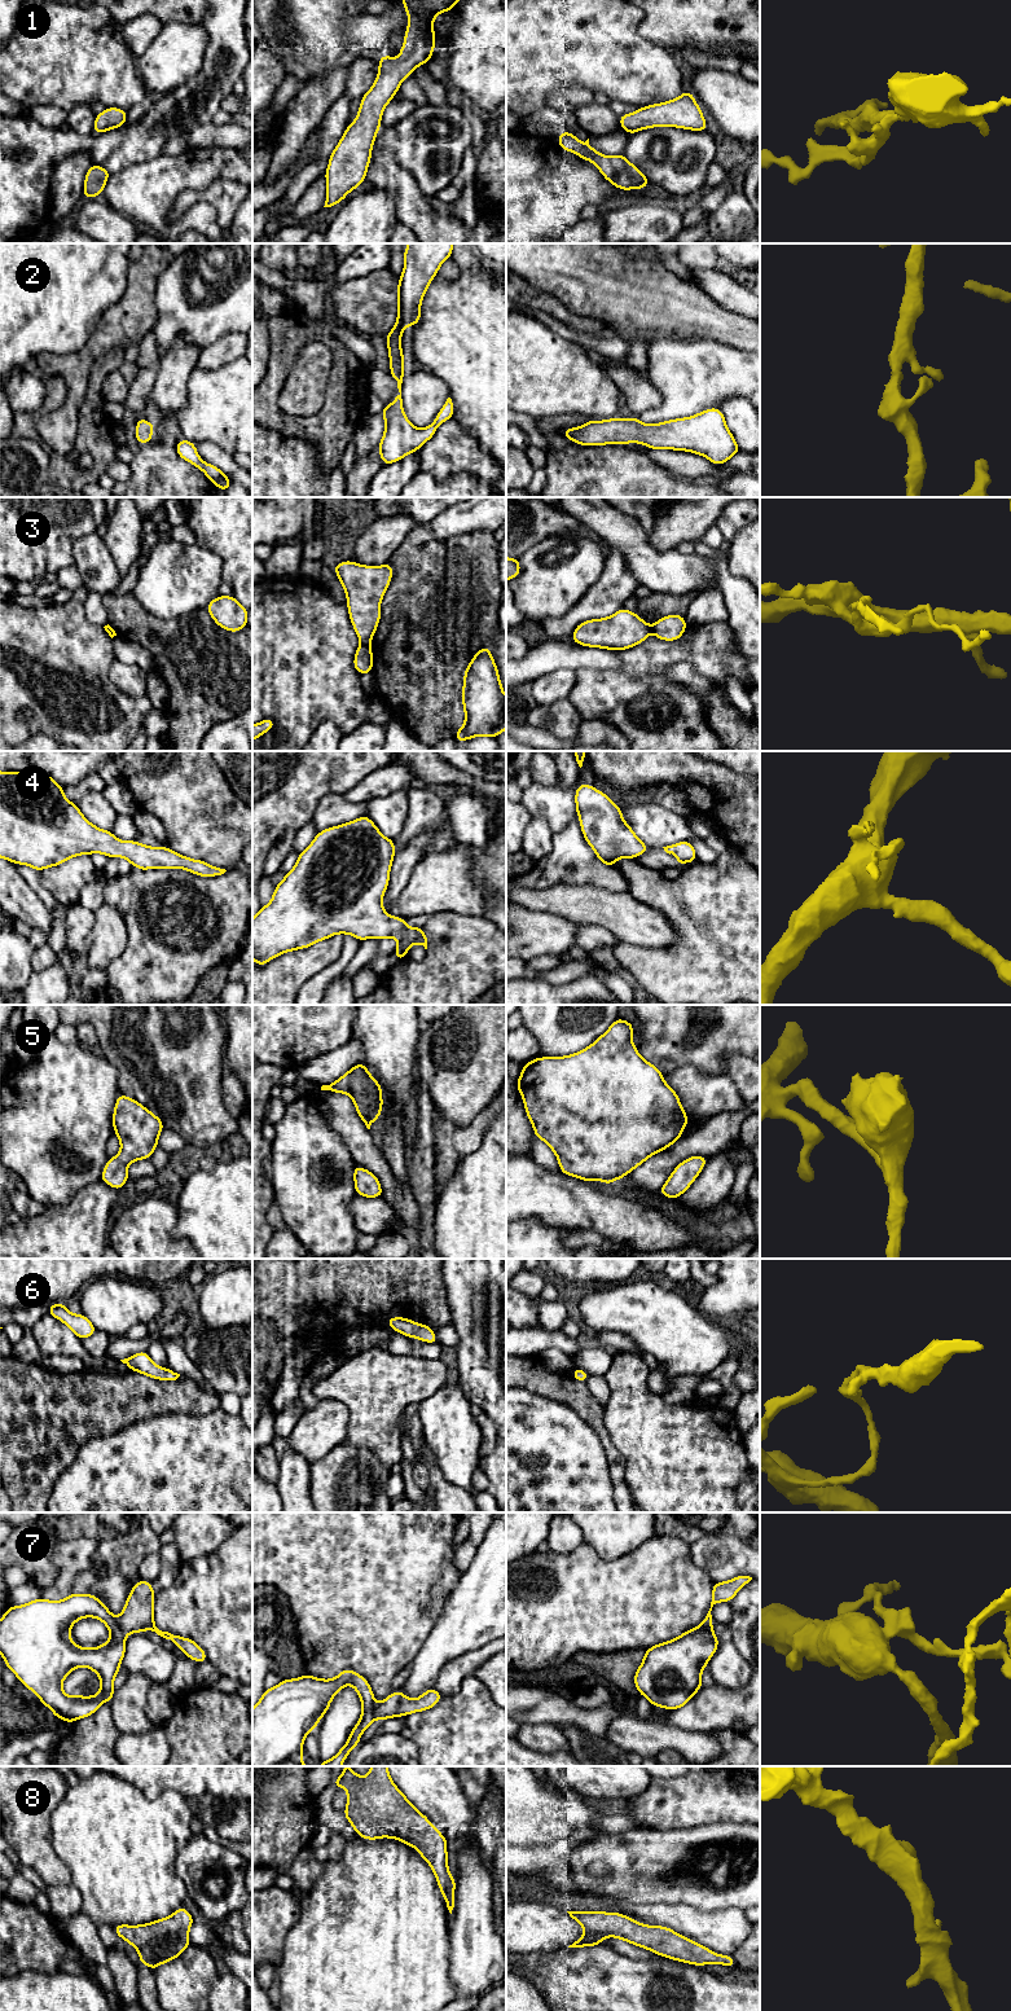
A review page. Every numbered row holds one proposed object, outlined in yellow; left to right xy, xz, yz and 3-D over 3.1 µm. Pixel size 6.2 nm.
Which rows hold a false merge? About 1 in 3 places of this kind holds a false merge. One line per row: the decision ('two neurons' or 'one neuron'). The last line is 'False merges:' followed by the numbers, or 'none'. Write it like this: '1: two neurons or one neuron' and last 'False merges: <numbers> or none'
1: one neuron
2: one neuron
3: two neurons
4: one neuron
5: one neuron
6: one neuron
7: two neurons
8: one neuron
False merges: 3, 7

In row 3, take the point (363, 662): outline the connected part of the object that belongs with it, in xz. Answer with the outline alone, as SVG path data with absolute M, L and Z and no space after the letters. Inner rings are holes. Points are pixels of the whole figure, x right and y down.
M360 645L356 649L353 667L359 675L373 672L373 651L369 645Z

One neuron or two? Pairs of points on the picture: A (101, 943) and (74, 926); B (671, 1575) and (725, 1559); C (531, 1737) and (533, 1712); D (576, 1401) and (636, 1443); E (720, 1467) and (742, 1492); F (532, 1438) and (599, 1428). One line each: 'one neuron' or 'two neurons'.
A: two neurons
B: two neurons
C: two neurons
D: two neurons
E: two neurons
F: two neurons

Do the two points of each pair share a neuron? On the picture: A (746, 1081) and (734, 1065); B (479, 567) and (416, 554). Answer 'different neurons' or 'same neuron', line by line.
A: same neuron
B: same neuron

